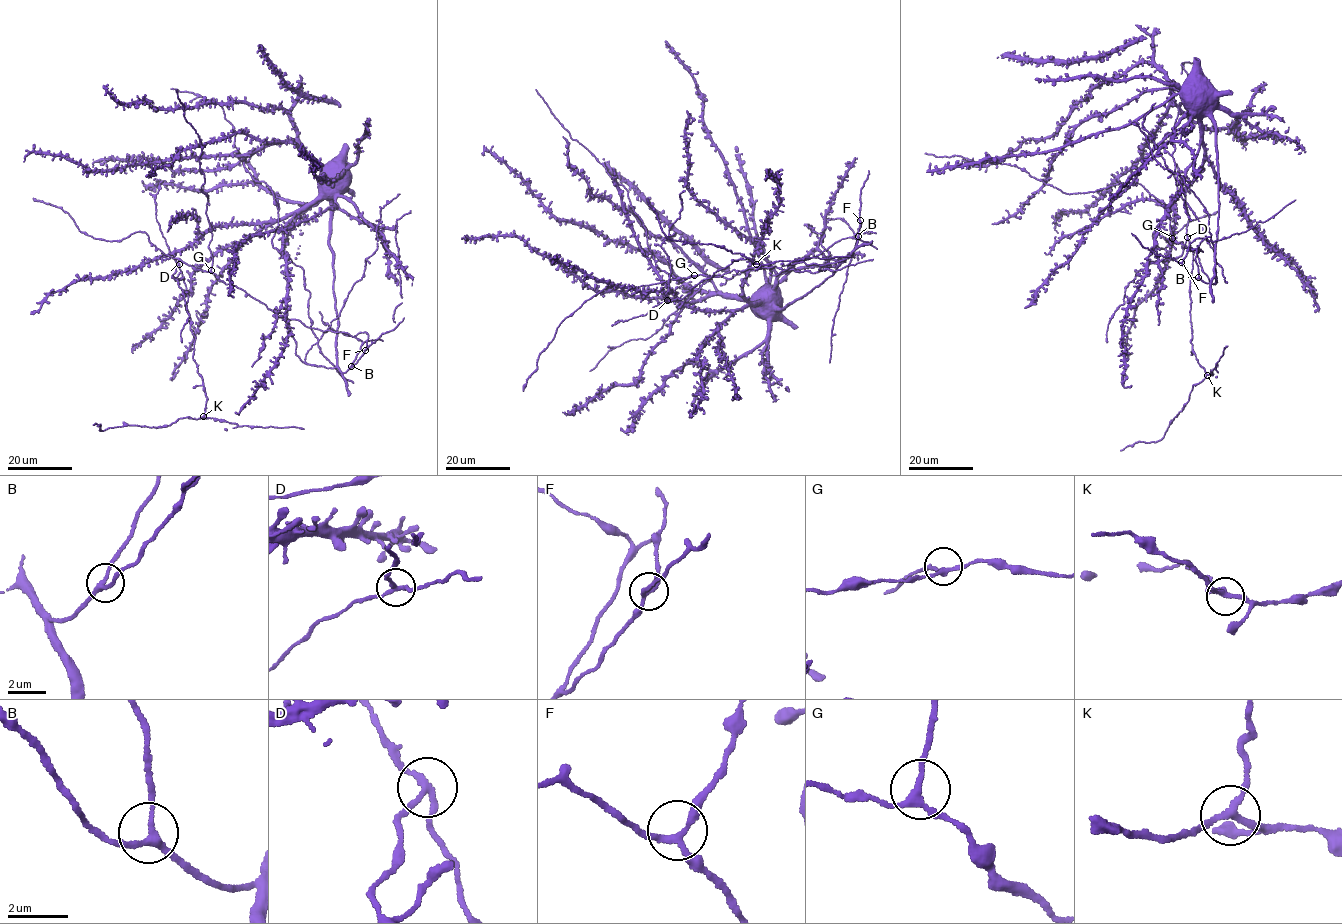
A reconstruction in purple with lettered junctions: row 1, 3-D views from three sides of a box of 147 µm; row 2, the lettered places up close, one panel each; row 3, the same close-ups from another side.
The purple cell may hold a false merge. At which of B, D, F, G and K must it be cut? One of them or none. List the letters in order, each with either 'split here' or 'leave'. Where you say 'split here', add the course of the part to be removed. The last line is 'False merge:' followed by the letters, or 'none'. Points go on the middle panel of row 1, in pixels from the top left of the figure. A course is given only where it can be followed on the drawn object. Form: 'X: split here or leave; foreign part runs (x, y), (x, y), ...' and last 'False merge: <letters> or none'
B: leave
D: split here; foreign part runs (667, 300), (670, 263), (661, 244), (671, 225), (679, 218), (683, 203), (680, 194), (685, 190)
F: leave
G: leave
K: leave
False merge: D

